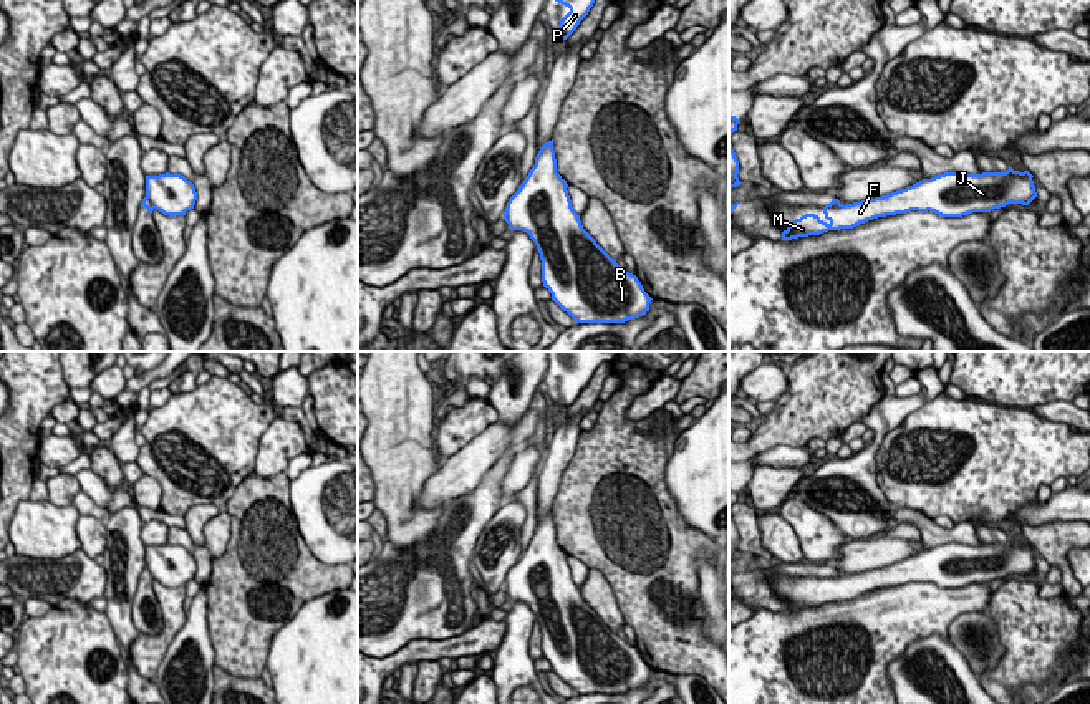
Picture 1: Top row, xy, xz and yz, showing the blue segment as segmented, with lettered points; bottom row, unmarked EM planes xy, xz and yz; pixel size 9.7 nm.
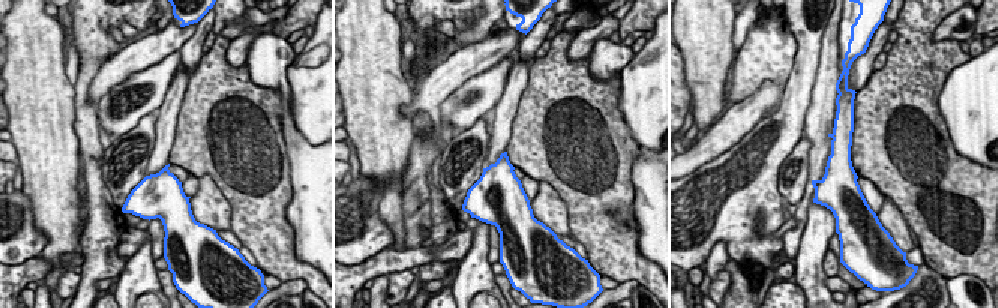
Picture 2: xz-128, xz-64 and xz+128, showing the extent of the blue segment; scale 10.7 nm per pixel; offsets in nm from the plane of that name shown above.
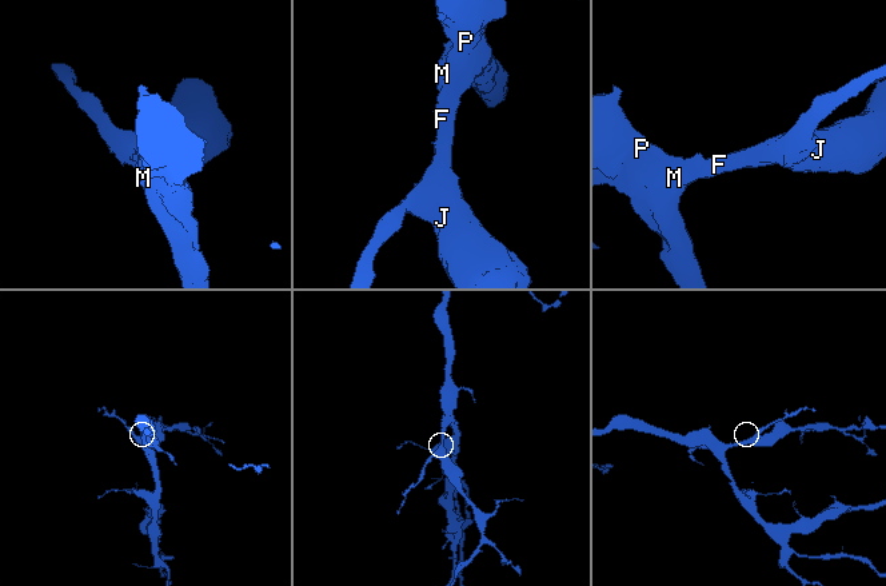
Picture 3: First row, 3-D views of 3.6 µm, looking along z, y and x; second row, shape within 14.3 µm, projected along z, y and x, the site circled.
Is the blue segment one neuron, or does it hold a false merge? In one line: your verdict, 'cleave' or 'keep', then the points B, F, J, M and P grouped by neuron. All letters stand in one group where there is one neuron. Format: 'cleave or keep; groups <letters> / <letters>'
keep; groups B F J M P

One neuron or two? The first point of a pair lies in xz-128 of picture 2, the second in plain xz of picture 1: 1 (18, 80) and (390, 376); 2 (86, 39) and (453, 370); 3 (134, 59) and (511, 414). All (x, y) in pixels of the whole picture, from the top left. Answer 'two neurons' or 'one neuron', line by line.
1: one neuron
2: one neuron
3: two neurons

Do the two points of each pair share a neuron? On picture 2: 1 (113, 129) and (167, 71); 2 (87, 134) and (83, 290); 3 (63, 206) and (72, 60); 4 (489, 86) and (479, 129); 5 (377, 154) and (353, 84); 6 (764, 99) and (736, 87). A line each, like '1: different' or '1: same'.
1: same
2: same
3: different
4: different
5: same
6: different

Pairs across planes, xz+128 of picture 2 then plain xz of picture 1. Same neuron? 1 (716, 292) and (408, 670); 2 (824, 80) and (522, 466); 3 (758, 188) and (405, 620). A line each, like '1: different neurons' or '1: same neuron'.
1: different neurons
2: different neurons
3: same neuron

